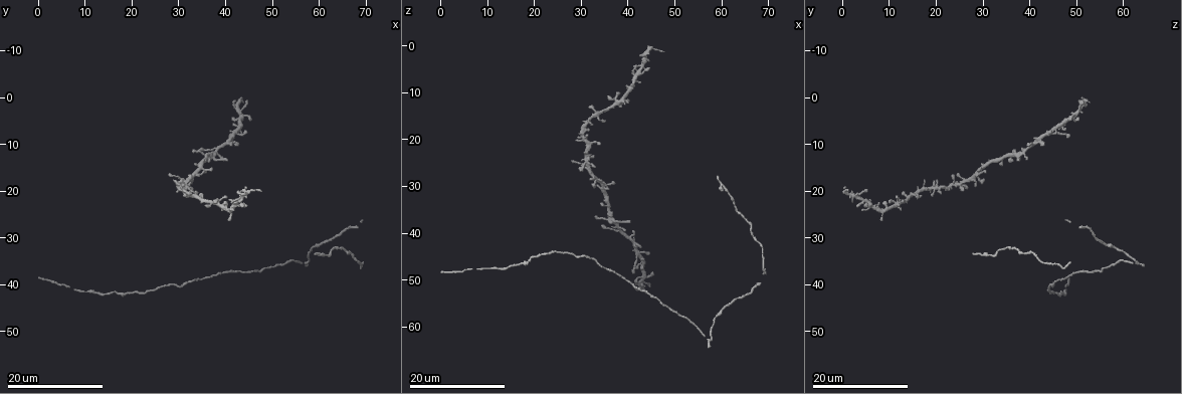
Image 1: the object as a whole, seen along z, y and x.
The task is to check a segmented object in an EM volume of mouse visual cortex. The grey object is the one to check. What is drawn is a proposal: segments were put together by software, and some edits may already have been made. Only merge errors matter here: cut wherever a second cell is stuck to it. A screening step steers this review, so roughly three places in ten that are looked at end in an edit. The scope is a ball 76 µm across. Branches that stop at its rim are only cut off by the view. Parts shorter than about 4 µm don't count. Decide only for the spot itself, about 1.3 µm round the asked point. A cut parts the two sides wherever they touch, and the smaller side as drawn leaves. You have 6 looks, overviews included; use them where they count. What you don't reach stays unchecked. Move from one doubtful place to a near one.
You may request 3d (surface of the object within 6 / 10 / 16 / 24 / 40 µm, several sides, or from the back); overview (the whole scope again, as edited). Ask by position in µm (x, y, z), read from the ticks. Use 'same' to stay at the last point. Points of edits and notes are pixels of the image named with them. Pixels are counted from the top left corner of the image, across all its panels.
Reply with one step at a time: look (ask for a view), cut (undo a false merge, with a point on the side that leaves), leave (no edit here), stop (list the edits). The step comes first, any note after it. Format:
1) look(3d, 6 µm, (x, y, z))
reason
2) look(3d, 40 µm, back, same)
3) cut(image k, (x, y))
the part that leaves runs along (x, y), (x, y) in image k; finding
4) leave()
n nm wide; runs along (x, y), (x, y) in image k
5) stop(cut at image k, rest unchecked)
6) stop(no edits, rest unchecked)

look(3d, 24 µm, (33.5, 21.0, 15.0))
looks like a crossing

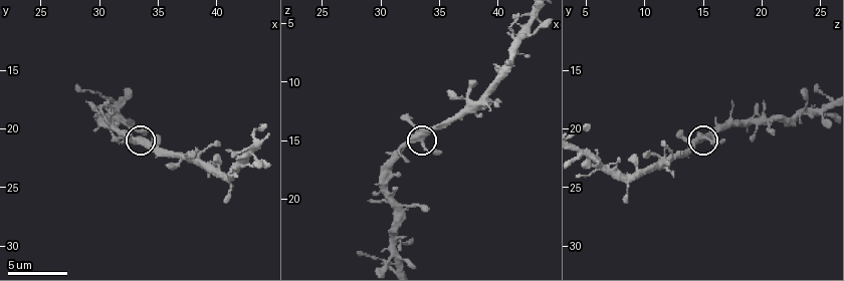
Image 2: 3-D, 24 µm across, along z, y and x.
look(3d, 10 µm, (33.4, 20.8, 15.0))

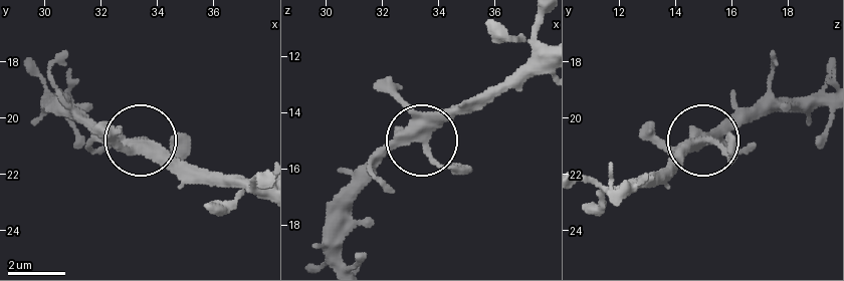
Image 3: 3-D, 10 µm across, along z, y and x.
leave()
4 arms; all the same cell

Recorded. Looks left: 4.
look(3d, 10 µm, (31.0, 18.6, 24.6))
looks like a crossing

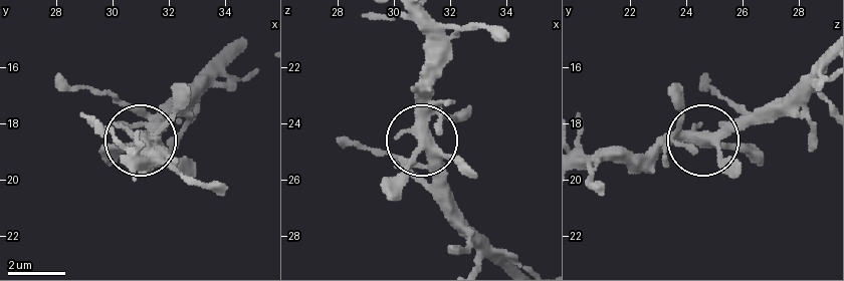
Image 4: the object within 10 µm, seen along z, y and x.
leave()
runs along (475, 262), (472, 226), (432, 147), (384, 188) in image 4; continuous, no second cell

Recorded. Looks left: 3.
look(3d, 24 µm, (36.0, 11.0, 39.0))

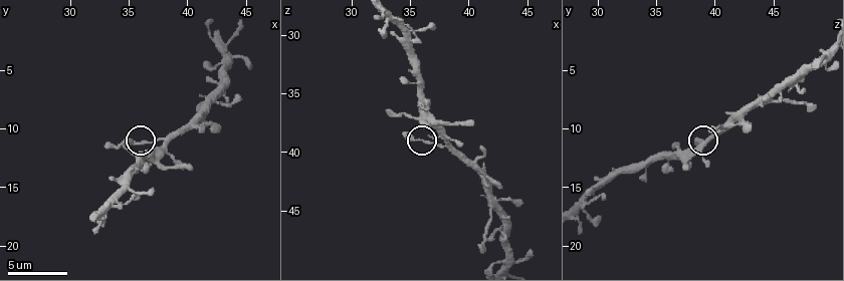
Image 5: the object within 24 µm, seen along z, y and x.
look(3d, 6 µm, (36.4, 11.2, 39.0))

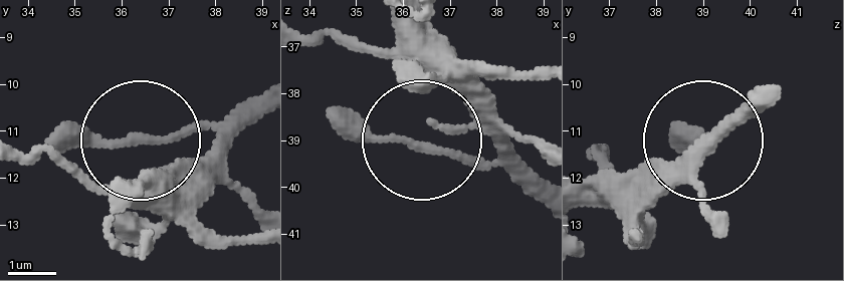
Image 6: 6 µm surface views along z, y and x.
leave()
160 nm wide; continuous, no second cell

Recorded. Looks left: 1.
stop(no edits, rest unchecked)

